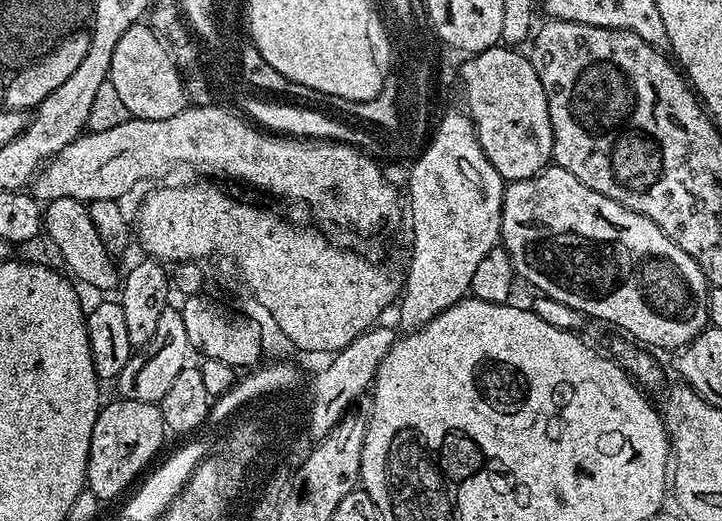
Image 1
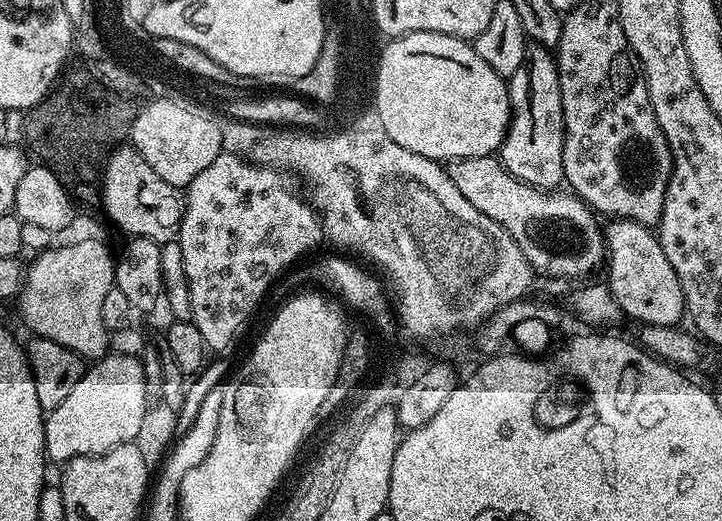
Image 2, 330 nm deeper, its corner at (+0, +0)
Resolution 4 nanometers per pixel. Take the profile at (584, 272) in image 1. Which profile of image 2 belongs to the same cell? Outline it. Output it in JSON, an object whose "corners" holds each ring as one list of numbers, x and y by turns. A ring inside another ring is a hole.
{"corners":[[495,155,454,160,447,170,466,202,482,210,486,218,494,218,518,242,518,250,533,273,564,280,567,276,588,276,605,263,601,221,579,196,564,190,532,188,511,176]]}

